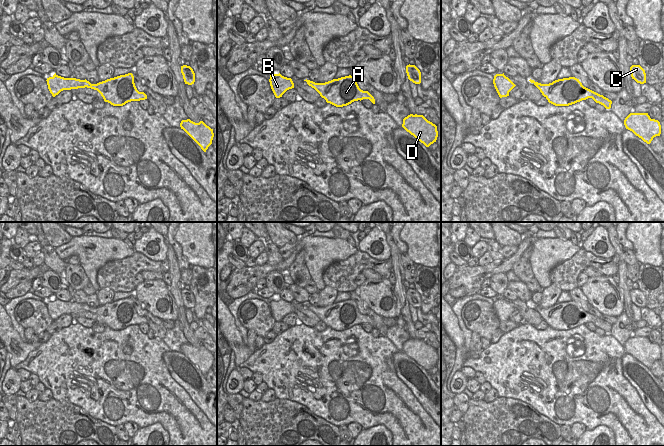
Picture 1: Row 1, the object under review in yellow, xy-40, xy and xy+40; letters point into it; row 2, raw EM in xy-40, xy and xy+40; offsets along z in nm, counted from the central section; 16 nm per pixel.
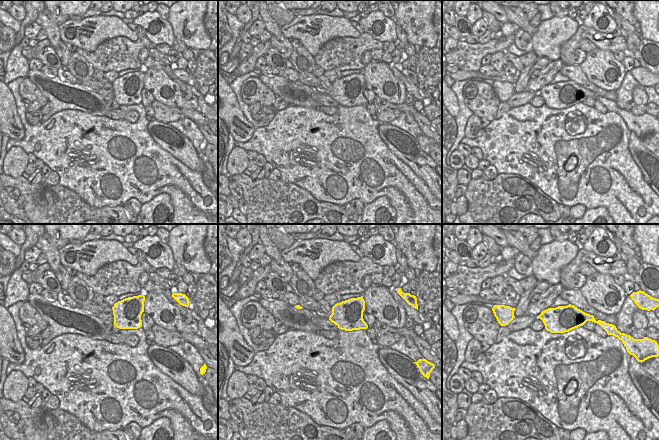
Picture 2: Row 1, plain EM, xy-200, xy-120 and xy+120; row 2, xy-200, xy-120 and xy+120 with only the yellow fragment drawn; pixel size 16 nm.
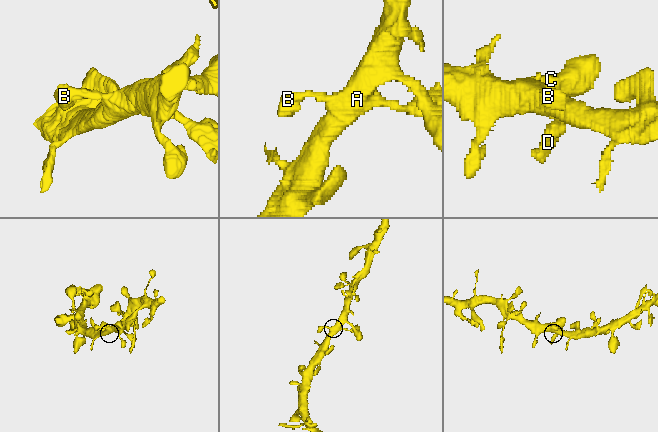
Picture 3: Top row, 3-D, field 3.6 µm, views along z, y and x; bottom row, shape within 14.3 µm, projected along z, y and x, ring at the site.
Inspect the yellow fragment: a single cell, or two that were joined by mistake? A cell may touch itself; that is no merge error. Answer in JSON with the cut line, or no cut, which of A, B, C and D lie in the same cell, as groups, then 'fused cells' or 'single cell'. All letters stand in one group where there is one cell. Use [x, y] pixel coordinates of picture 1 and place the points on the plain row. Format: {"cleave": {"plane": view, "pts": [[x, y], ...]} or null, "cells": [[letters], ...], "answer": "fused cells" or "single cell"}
{"cleave": null, "cells": [["A", "B", "C", "D"]], "answer": "single cell"}

